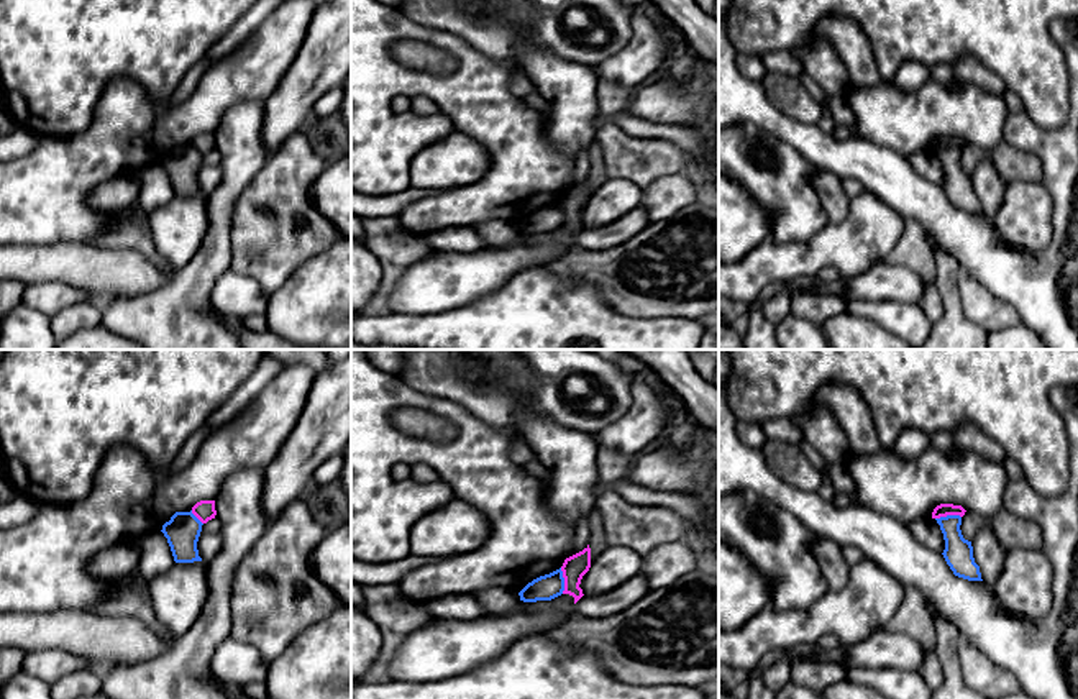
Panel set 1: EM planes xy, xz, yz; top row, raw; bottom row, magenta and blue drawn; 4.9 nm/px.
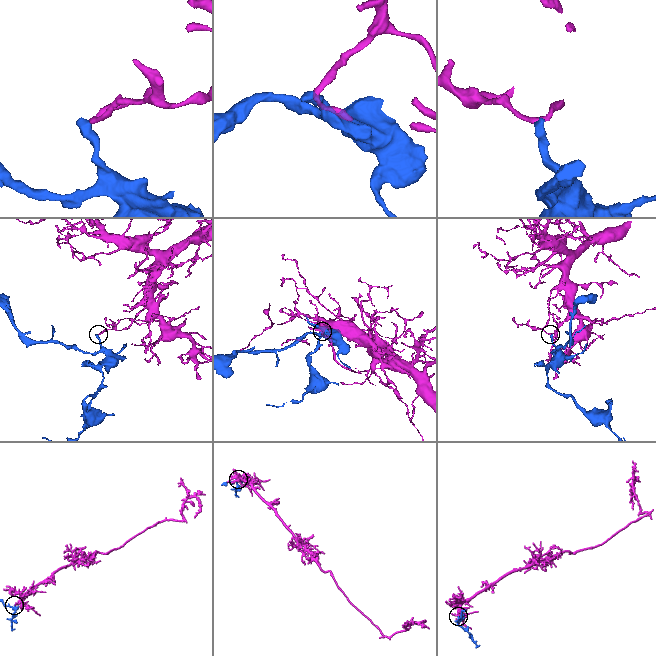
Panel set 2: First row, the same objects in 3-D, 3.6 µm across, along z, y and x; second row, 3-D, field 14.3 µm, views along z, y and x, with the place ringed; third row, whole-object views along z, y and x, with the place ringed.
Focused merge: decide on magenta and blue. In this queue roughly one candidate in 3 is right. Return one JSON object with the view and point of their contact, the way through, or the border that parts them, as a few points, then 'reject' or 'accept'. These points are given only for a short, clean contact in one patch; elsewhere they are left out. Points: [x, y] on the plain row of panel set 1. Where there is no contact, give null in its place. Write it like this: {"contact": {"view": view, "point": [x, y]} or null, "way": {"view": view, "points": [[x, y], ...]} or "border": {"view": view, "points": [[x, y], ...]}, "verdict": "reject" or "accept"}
{"contact": {"view": "xz", "point": [565, 214]}, "border": {"view": "xz", "points": [[560, 201], [563, 225]]}, "verdict": "reject"}

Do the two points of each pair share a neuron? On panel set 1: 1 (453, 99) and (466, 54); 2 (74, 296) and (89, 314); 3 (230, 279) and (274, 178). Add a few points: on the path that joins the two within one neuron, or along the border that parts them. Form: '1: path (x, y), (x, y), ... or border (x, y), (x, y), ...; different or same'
1: path (465, 87), (466, 66); same
2: border (86, 299), (63, 307), (51, 317); different
3: border (232, 268), (251, 276), (264, 294); different

